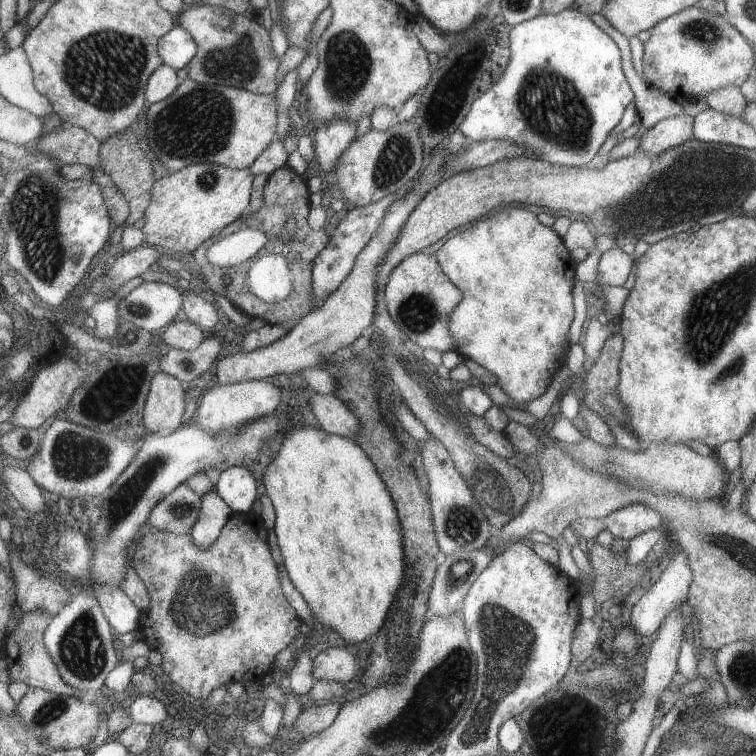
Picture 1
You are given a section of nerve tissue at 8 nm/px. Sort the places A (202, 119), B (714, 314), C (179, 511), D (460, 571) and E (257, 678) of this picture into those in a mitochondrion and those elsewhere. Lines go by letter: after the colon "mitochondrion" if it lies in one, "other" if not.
A: mitochondrion
B: mitochondrion
C: mitochondrion
D: mitochondrion
E: other

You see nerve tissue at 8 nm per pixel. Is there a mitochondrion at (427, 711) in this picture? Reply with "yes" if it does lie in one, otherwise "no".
yes

